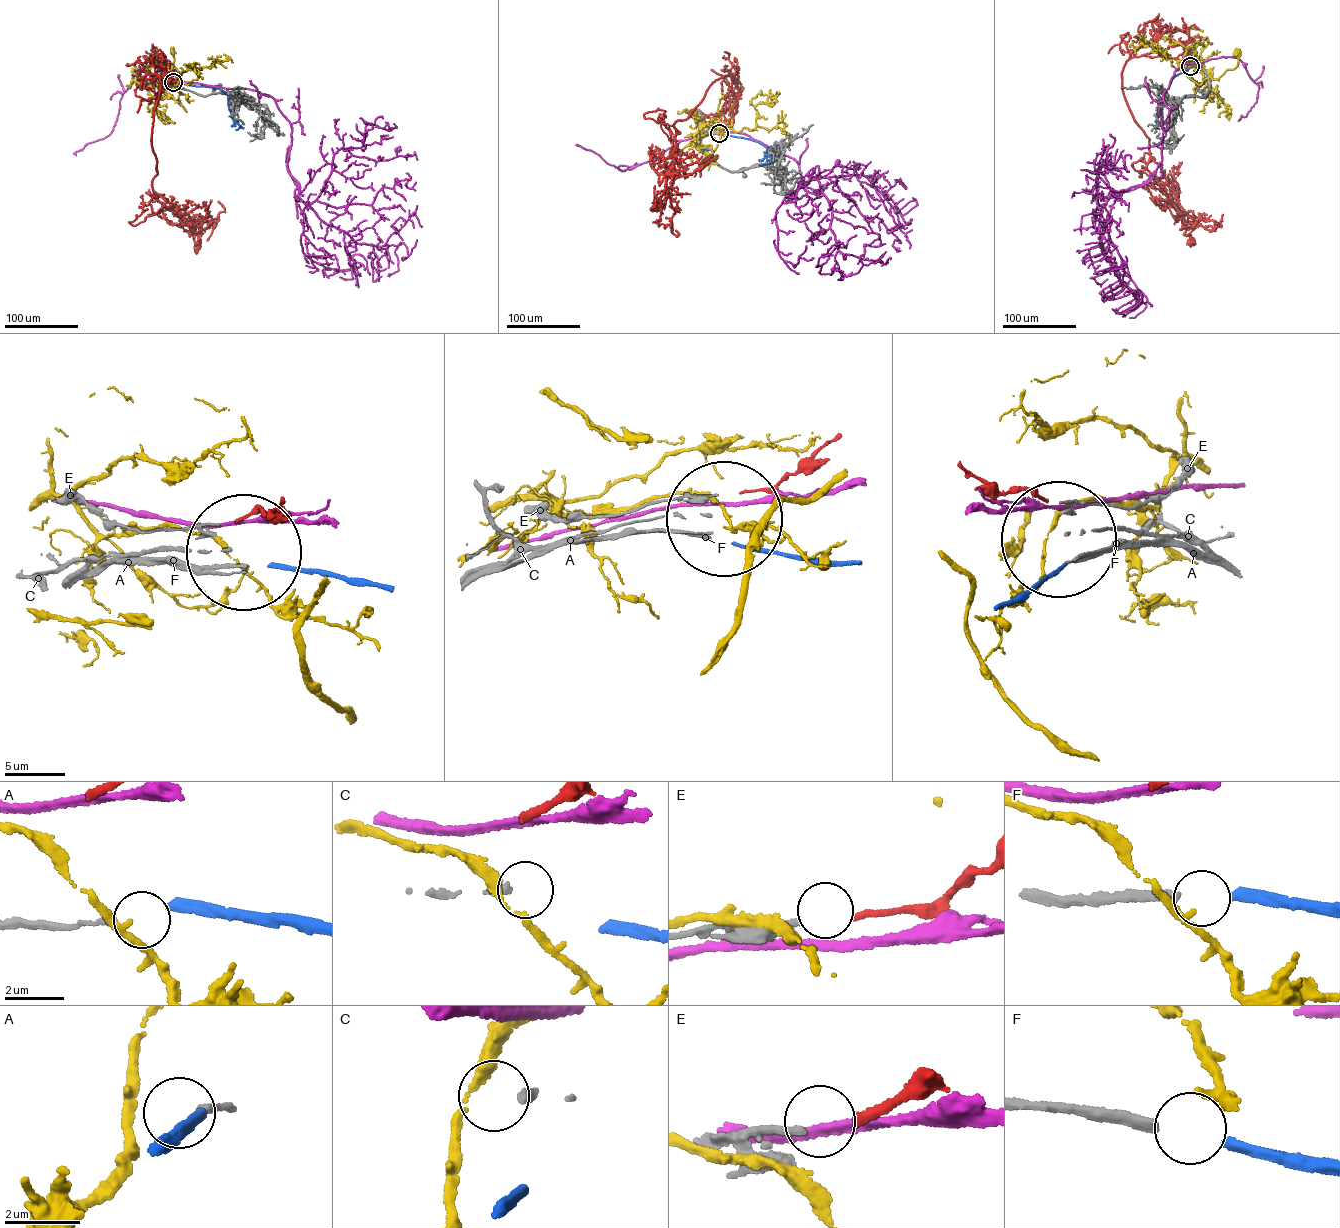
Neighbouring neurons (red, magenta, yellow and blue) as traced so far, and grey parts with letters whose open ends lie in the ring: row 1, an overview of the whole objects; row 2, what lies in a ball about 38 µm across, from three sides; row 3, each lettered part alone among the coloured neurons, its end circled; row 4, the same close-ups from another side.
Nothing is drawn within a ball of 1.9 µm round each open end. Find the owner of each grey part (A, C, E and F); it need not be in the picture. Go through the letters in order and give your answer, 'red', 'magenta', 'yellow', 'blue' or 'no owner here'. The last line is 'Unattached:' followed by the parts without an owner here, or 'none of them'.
A: no owner here
C: no owner here
E: red
F: blue
Unattached: A, C

